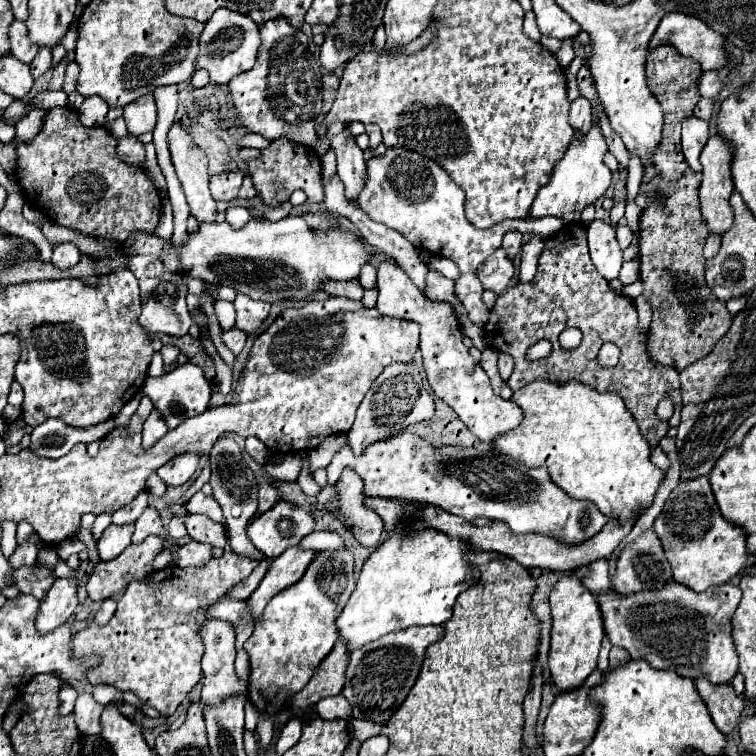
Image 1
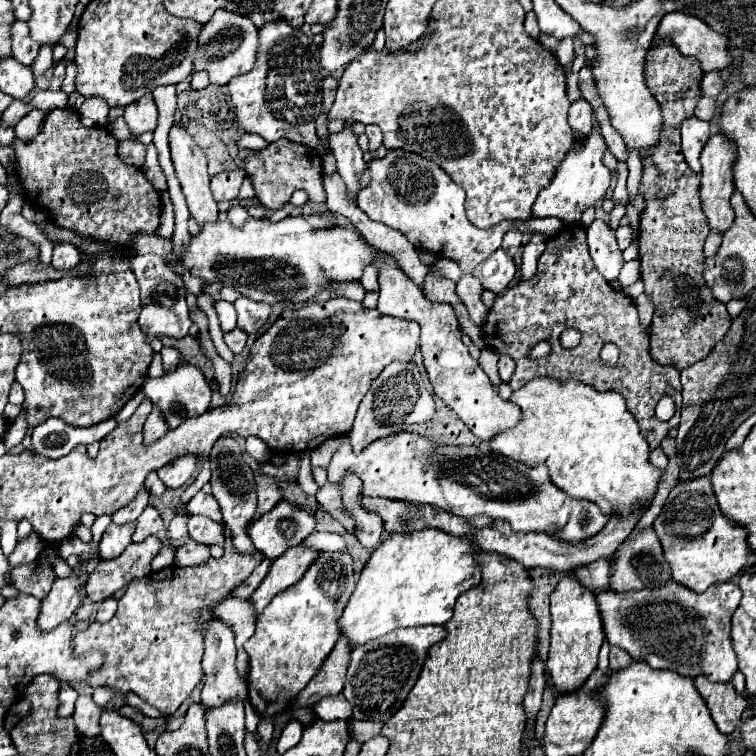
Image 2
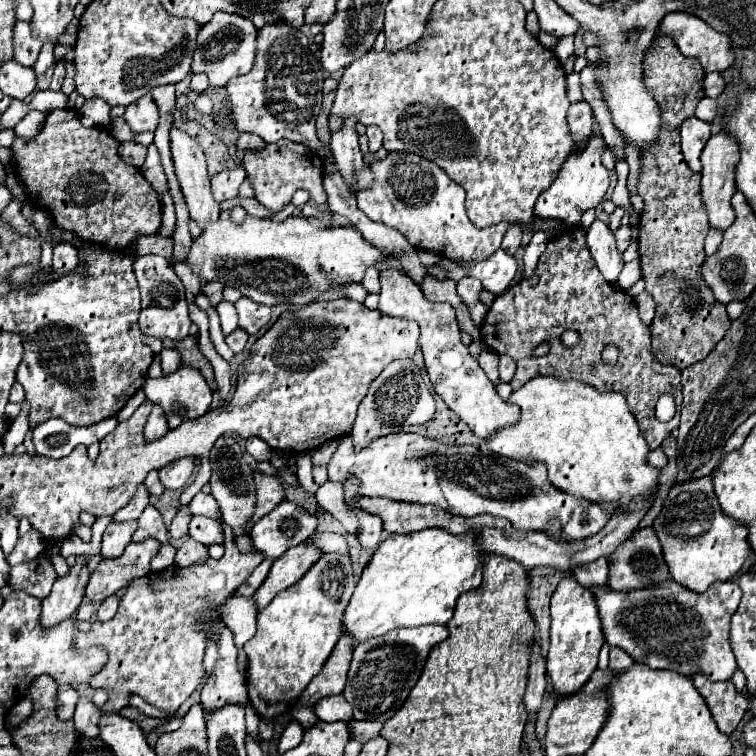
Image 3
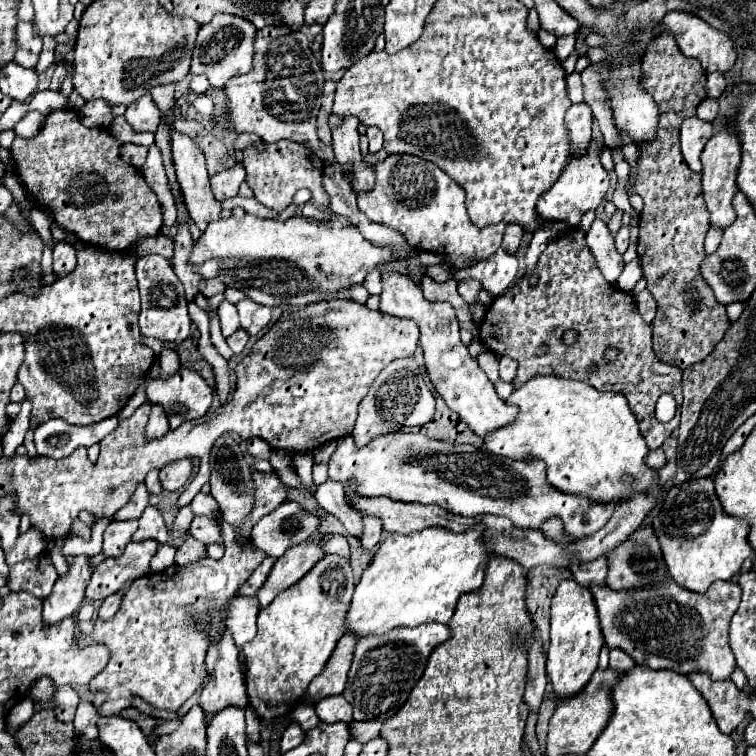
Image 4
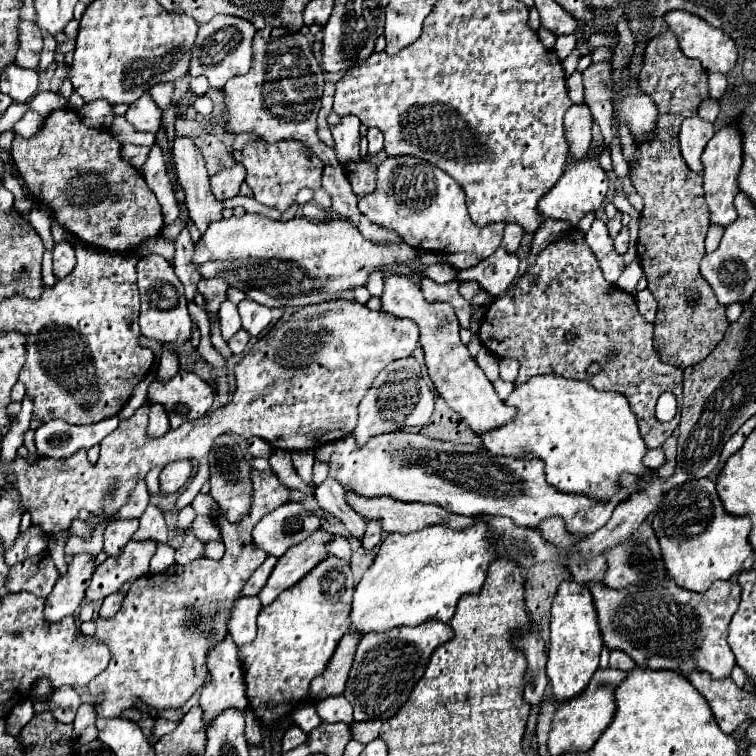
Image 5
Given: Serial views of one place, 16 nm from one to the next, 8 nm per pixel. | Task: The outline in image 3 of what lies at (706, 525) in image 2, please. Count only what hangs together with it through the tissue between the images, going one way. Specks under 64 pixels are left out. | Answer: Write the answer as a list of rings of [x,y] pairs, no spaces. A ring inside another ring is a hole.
[[[710,476],[676,484],[668,494],[662,512],[654,520],[654,530],[672,578],[694,592],[704,592],[714,582],[730,580],[752,556],[746,542],[746,526],[722,514]]]

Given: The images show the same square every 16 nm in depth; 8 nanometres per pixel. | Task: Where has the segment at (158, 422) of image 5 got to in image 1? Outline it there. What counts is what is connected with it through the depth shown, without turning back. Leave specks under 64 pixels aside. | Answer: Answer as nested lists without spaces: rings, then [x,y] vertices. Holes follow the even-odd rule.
[[[152,410],[152,414],[146,418],[144,430],[142,430],[142,444],[144,444],[144,448],[150,448],[152,444],[156,444],[166,432],[168,432],[168,428],[166,428],[162,416],[158,414],[158,410]]]

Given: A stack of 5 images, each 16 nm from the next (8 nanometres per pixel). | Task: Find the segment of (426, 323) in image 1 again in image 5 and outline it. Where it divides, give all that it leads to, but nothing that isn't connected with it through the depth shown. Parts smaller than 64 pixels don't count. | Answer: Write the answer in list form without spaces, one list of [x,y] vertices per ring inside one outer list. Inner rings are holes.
[[[384,274],[384,294],[380,296],[382,310],[398,318],[410,318],[420,328],[420,344],[426,358],[428,376],[434,382],[438,394],[446,404],[460,414],[460,418],[474,430],[474,434],[484,436],[492,428],[500,428],[516,416],[516,408],[504,404],[494,392],[492,382],[486,378],[478,362],[468,354],[468,348],[460,342],[460,326],[454,308],[446,302],[428,302],[422,296],[418,284],[402,274]]]

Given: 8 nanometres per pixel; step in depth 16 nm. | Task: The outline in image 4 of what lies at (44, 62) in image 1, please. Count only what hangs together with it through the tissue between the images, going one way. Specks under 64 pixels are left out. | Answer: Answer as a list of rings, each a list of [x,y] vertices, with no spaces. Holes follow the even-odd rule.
[[[44,40],[44,46],[42,46],[42,52],[40,52],[40,58],[38,58],[36,66],[34,66],[36,74],[42,74],[48,66],[54,64],[54,46],[56,46],[54,40]]]

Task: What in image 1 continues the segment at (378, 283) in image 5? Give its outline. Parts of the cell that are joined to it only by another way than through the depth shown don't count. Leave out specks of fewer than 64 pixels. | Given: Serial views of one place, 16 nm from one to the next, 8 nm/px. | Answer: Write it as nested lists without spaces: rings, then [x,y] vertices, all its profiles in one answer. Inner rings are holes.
[[[364,264],[360,270],[360,284],[364,288],[376,288],[376,268],[372,264]]]

